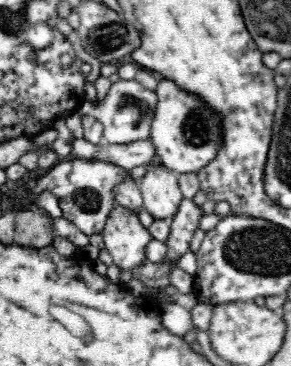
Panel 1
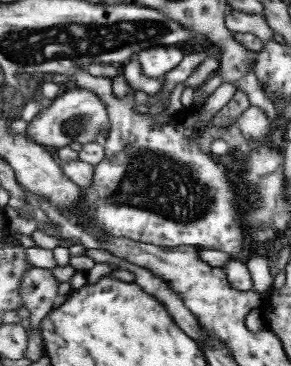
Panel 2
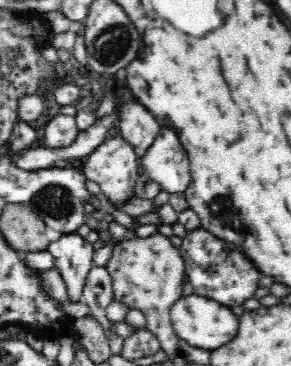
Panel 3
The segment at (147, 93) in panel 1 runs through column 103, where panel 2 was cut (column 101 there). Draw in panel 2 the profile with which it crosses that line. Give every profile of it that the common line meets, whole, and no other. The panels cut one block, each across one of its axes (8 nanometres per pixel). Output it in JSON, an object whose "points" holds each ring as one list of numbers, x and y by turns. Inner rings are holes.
{"points":[[69,90,63,96,59,96,57,100,53,100,51,110,47,112,39,112,37,118,33,118,33,122,27,124,27,132,25,136,35,140,35,144,43,144,43,146,55,146,57,150,61,146,85,146,89,142,99,140,99,136,103,134,103,126,111,122,109,116,109,108,103,102,103,98,91,90]]}

